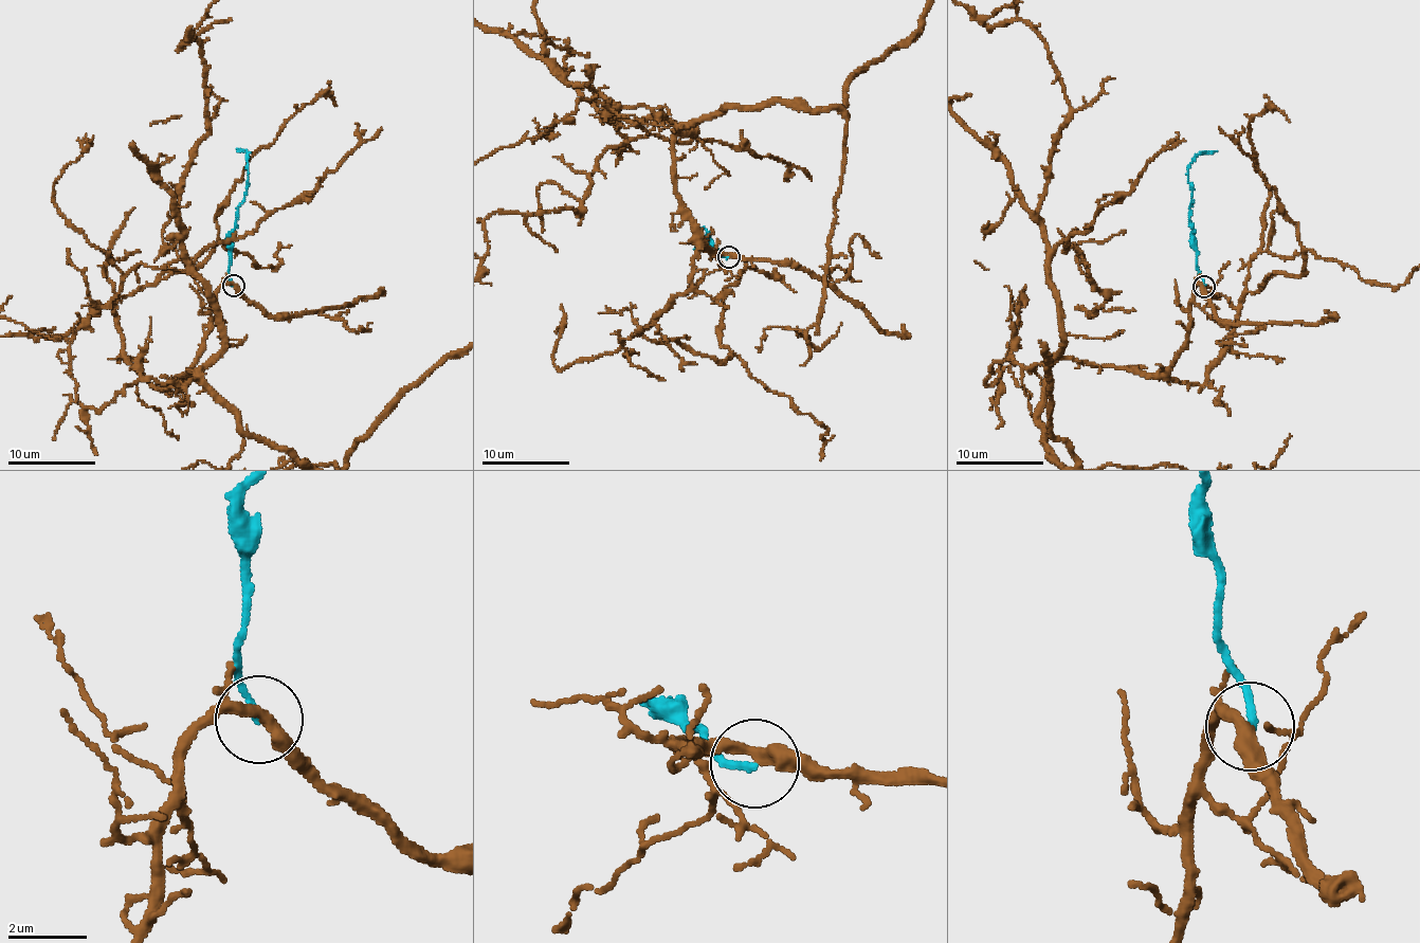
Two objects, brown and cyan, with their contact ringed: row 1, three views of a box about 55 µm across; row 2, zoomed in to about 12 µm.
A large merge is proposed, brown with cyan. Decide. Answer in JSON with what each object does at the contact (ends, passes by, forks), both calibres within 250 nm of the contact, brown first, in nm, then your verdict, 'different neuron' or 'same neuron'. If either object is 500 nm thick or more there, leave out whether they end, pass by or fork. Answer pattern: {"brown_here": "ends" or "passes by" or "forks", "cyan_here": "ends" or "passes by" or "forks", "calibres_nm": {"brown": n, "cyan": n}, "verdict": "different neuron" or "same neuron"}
{"brown_here": "passes by", "cyan_here": "ends", "calibres_nm": {"brown": 320, "cyan": 180}, "verdict": "same neuron"}

